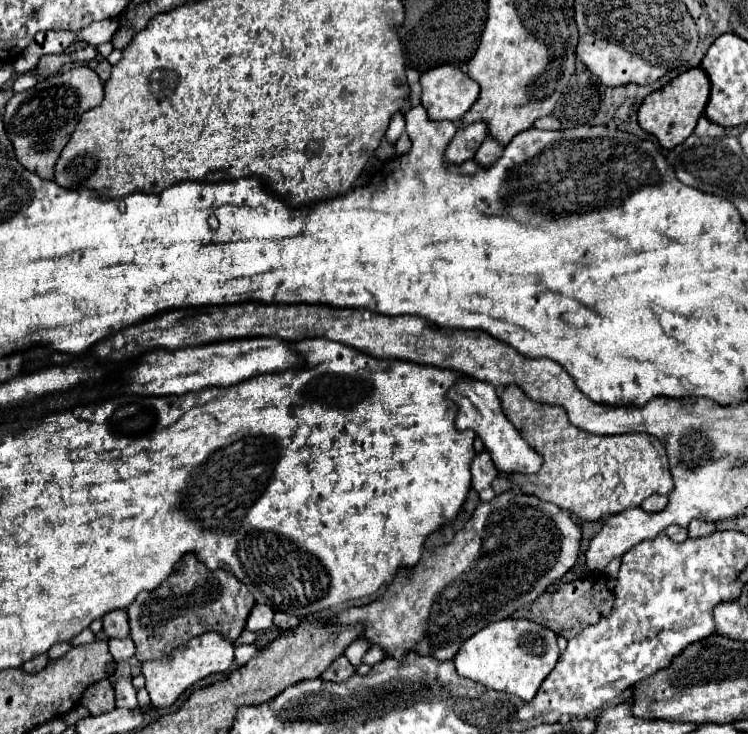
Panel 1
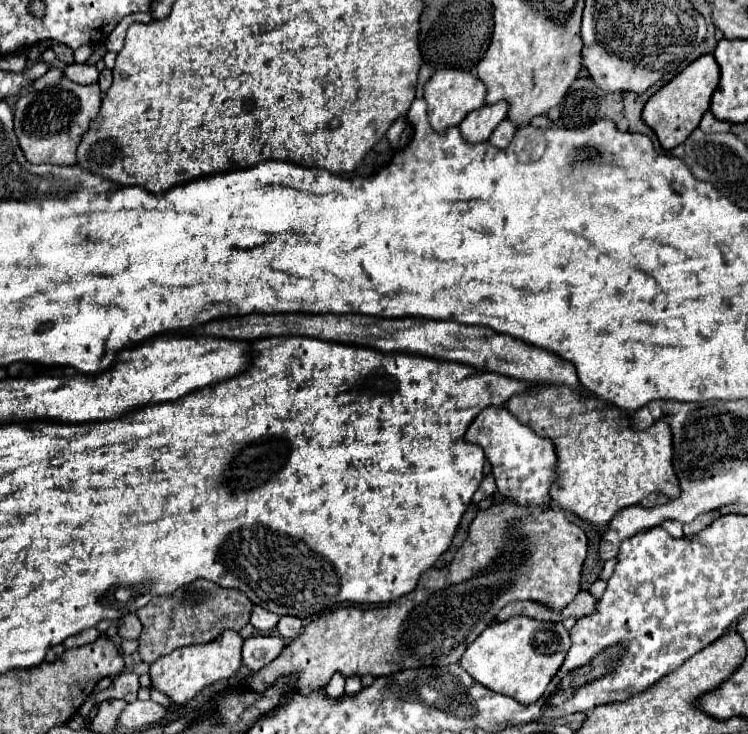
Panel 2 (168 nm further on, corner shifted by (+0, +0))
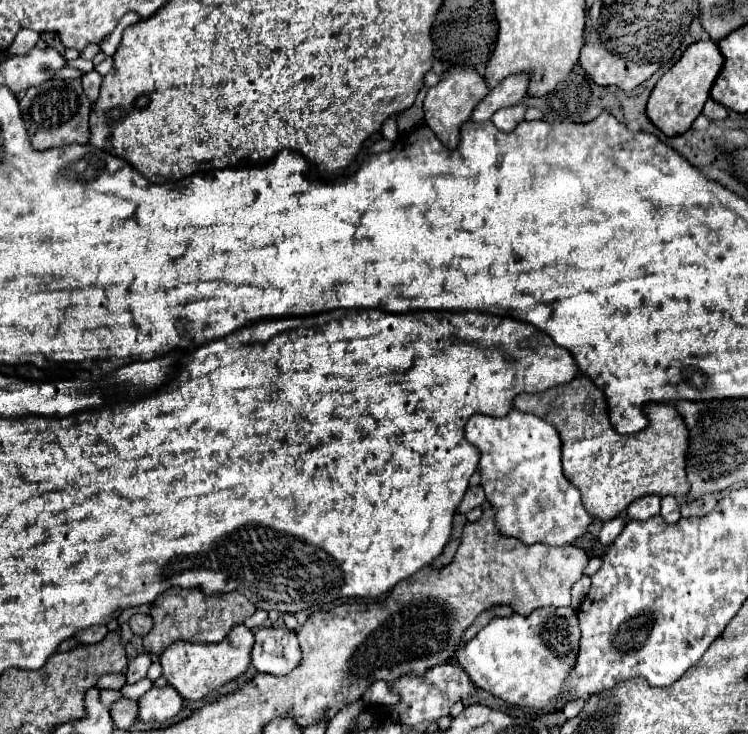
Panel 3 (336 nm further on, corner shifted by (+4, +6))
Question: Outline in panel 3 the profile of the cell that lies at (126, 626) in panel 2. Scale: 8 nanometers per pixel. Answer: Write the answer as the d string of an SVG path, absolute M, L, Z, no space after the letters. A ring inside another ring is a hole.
M136 613L136 615L132 615L132 617L130 617L128 625L130 625L130 629L132 629L132 633L134 633L134 635L144 637L144 635L152 629L152 617L150 617L150 615Z

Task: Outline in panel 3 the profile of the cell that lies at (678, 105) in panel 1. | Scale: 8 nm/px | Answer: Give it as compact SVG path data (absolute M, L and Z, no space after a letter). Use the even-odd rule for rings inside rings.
M698 41L690 45L680 61L656 83L656 87L650 93L650 101L646 107L648 119L666 135L676 137L690 129L694 119L700 115L706 99L710 97L710 87L714 79L720 73L720 67L724 63L724 57L714 41Z

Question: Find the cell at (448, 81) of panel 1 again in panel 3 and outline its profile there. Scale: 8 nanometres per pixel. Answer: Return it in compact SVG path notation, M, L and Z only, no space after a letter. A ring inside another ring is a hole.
M452 67L442 73L442 79L438 85L430 87L424 99L424 121L426 125L436 133L436 137L448 147L454 149L458 145L458 135L460 135L460 125L470 119L474 107L486 97L490 89L486 87L484 79L474 71L474 69L462 69L462 67Z

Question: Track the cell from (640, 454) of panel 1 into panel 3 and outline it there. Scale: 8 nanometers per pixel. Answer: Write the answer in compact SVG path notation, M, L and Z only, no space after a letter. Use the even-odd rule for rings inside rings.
M576 375L570 383L538 395L516 395L514 409L538 415L558 429L562 439L564 475L580 489L582 505L596 519L610 521L624 513L634 499L650 493L682 499L690 489L684 471L688 431L670 403L644 405L648 425L634 435L620 435L610 423L606 395L590 377Z

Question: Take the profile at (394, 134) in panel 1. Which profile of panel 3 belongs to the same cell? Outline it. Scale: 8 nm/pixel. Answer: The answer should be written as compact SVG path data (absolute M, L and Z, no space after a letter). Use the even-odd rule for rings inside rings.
M390 117L390 119L384 121L384 125L382 125L382 135L384 135L384 139L388 139L388 141L396 141L396 137L398 137L396 117Z

